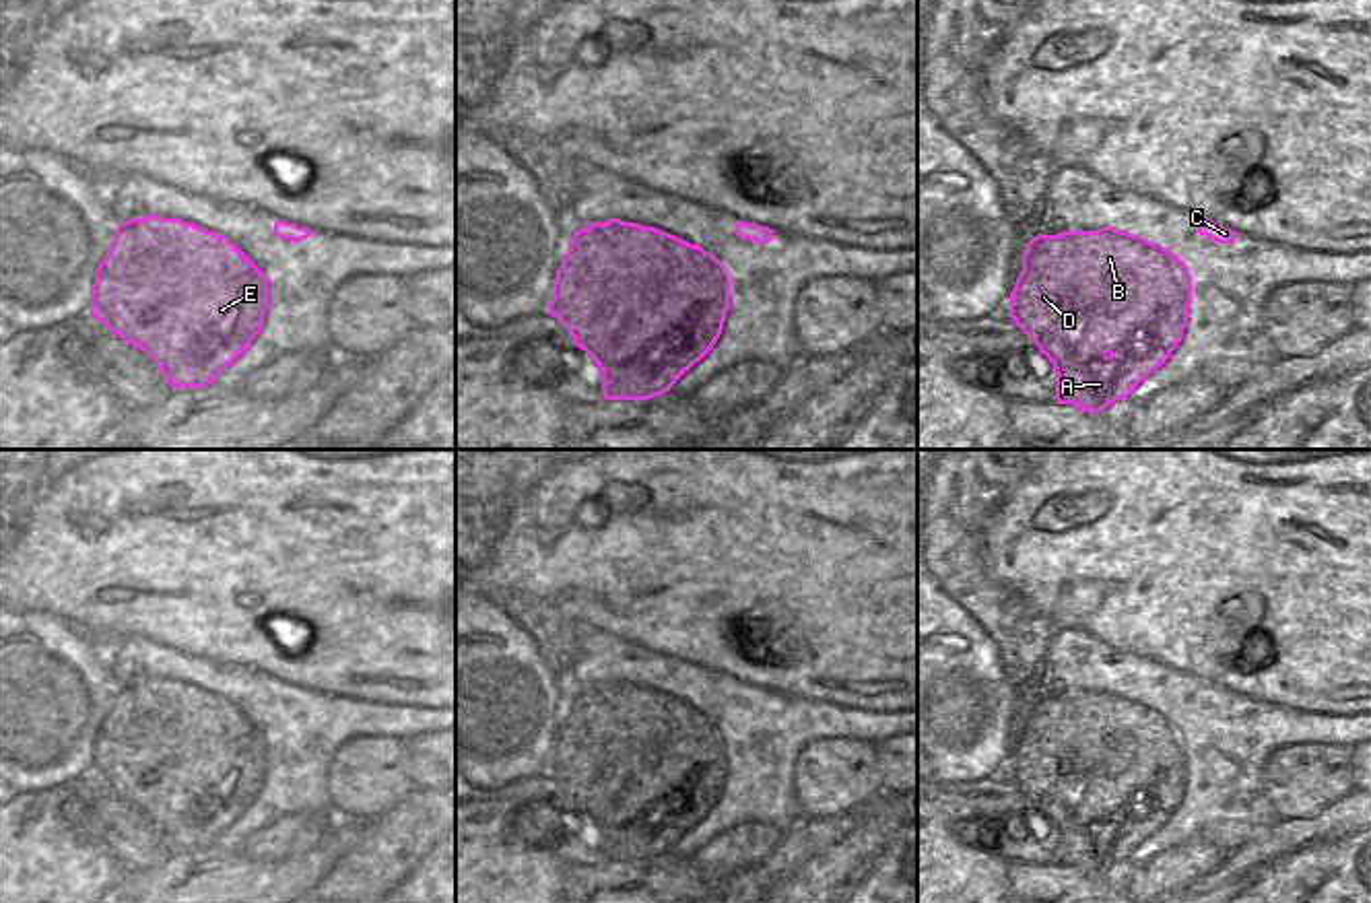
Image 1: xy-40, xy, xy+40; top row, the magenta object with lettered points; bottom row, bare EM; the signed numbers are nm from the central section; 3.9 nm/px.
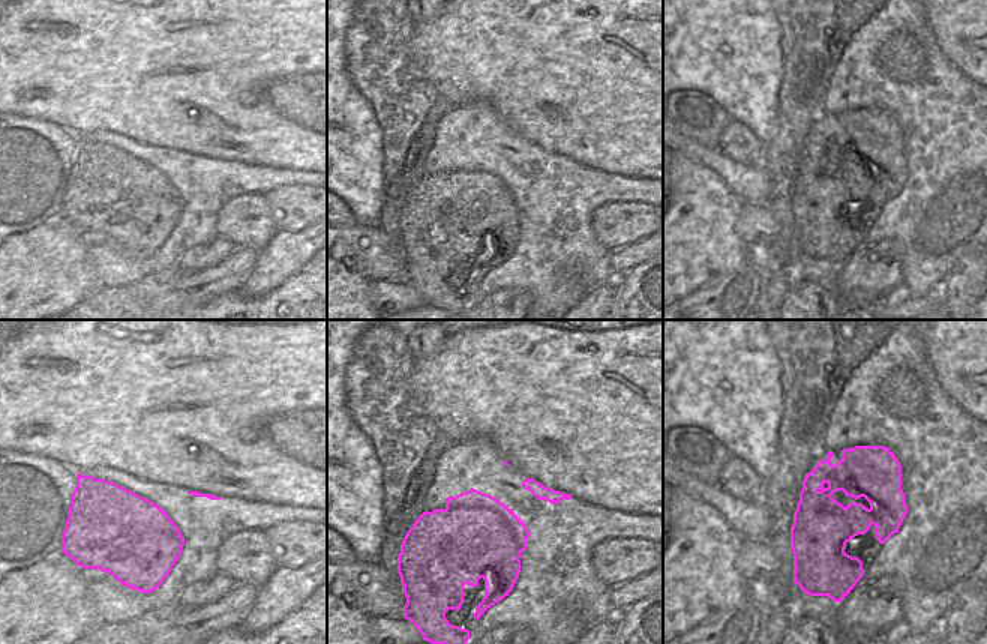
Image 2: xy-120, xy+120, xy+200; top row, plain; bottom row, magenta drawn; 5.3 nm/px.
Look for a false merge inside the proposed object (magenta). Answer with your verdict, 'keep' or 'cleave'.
keep

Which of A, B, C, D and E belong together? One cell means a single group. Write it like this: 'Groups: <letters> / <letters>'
Groups: A B C D E

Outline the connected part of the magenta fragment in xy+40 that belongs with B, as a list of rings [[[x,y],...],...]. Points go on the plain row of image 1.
[[[1115,689],[1039,695],[1008,761],[1018,792],[1056,831],[1056,866],[1099,874],[1177,810],[1192,736],[1161,705]]]

